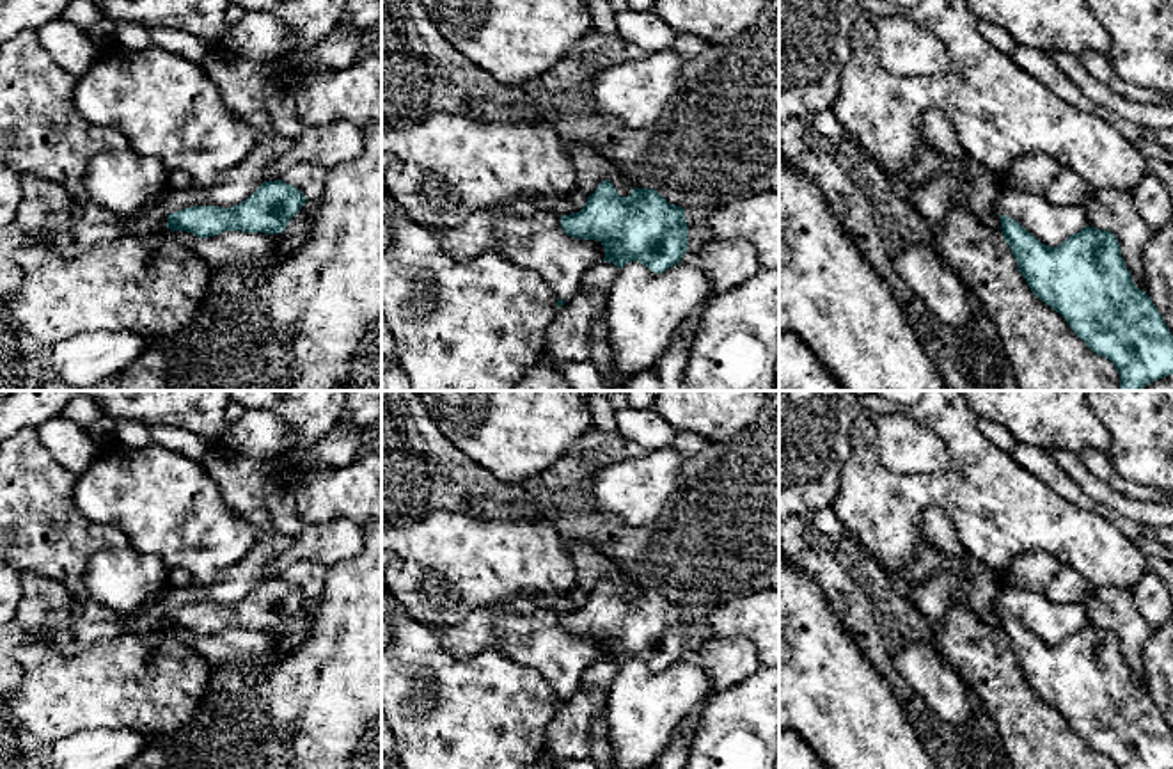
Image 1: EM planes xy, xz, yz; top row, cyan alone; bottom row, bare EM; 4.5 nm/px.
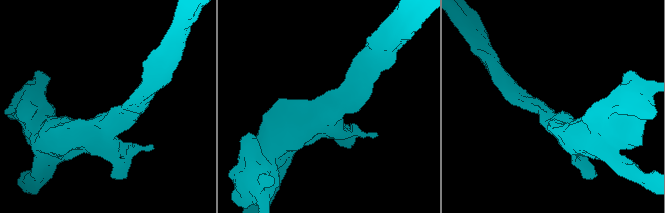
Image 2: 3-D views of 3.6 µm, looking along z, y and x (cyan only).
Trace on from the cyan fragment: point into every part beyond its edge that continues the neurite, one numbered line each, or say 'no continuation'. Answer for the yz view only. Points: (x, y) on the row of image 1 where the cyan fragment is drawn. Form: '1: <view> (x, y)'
no continuation

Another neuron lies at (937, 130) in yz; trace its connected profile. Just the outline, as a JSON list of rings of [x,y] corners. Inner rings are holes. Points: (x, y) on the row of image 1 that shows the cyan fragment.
[[[930,108],[923,115],[921,135],[930,153],[942,160],[964,163],[971,174],[969,179],[942,174],[930,183],[910,183],[905,186],[905,197],[928,222],[930,229],[942,224],[953,204],[951,190],[958,188],[965,195],[971,215],[992,233],[1003,234],[1001,217],[996,211],[996,199],[1003,186],[994,172],[976,163],[964,151],[948,114],[941,108]]]

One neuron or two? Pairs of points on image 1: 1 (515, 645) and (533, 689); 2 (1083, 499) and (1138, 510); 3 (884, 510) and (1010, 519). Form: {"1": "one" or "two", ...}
{"1": "two", "2": "two", "3": "one"}

